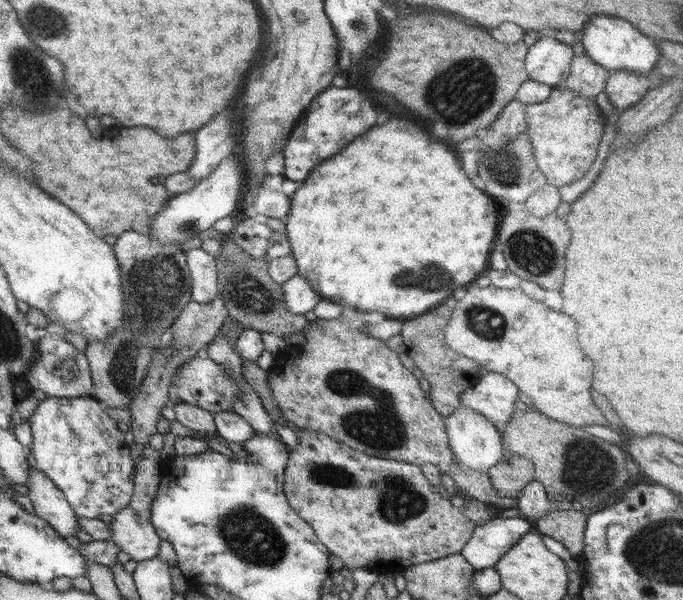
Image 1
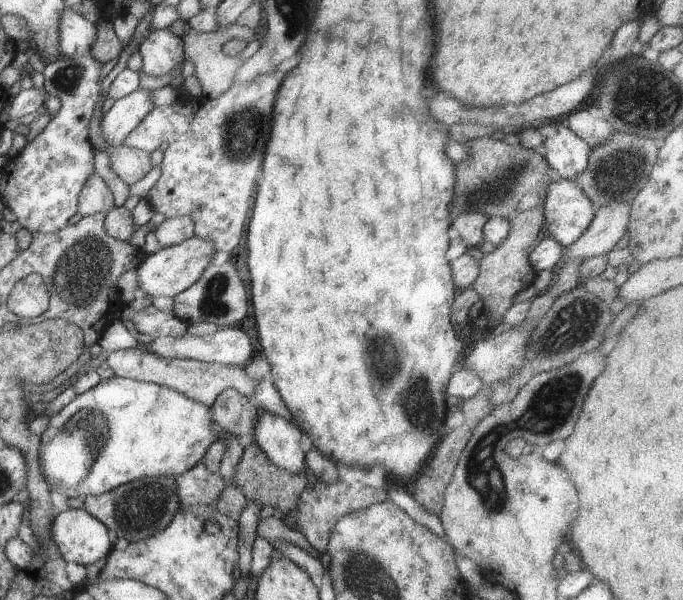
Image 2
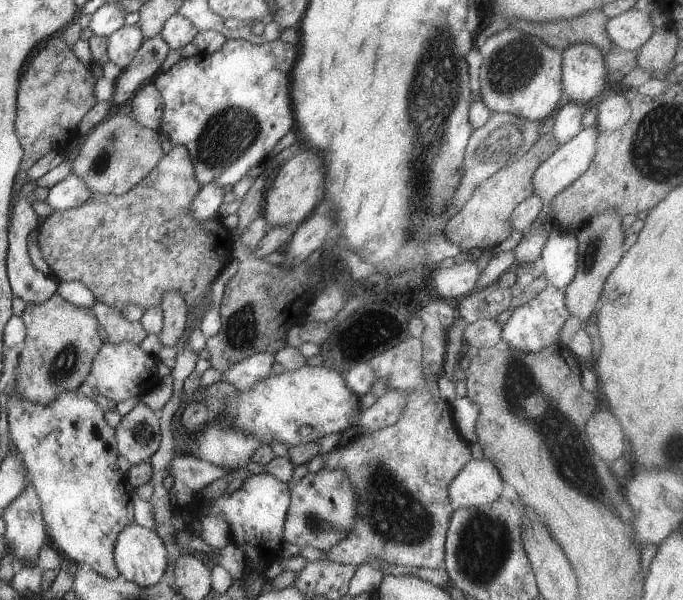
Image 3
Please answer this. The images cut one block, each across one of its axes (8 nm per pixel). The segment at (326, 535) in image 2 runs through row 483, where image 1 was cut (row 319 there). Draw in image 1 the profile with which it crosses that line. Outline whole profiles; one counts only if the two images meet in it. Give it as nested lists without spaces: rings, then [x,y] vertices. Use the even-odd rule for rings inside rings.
[[[355,310],[356,318],[352,322],[342,314],[330,320],[317,318],[308,322],[308,326],[302,332],[305,344],[290,345],[277,354],[277,361],[274,362],[273,368],[268,370],[268,380],[270,391],[282,415],[299,428],[326,434],[370,456],[404,461],[419,467],[423,464],[433,464],[443,474],[452,477],[455,484],[458,484],[461,495],[497,506],[500,497],[489,475],[484,471],[458,467],[454,451],[450,449],[449,436],[442,422],[442,415],[435,410],[432,401],[428,399],[428,394],[422,390],[412,371],[400,363],[398,353],[385,341],[368,334],[368,324],[362,318],[364,313],[366,312]]]

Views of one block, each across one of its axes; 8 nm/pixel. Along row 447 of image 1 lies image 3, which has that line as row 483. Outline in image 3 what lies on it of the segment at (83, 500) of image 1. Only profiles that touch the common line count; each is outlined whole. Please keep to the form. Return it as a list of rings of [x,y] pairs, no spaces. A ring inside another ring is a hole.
[[[15,387],[11,390],[6,408],[10,440],[22,458],[29,484],[40,500],[40,514],[44,518],[48,541],[75,565],[93,569],[107,579],[118,578],[120,571],[114,562],[114,545],[122,529],[135,522],[131,496],[135,488],[116,463],[119,450],[115,430],[105,421],[105,412],[95,399],[78,396],[77,391],[64,390],[50,404],[32,404],[30,400],[18,396]]]

